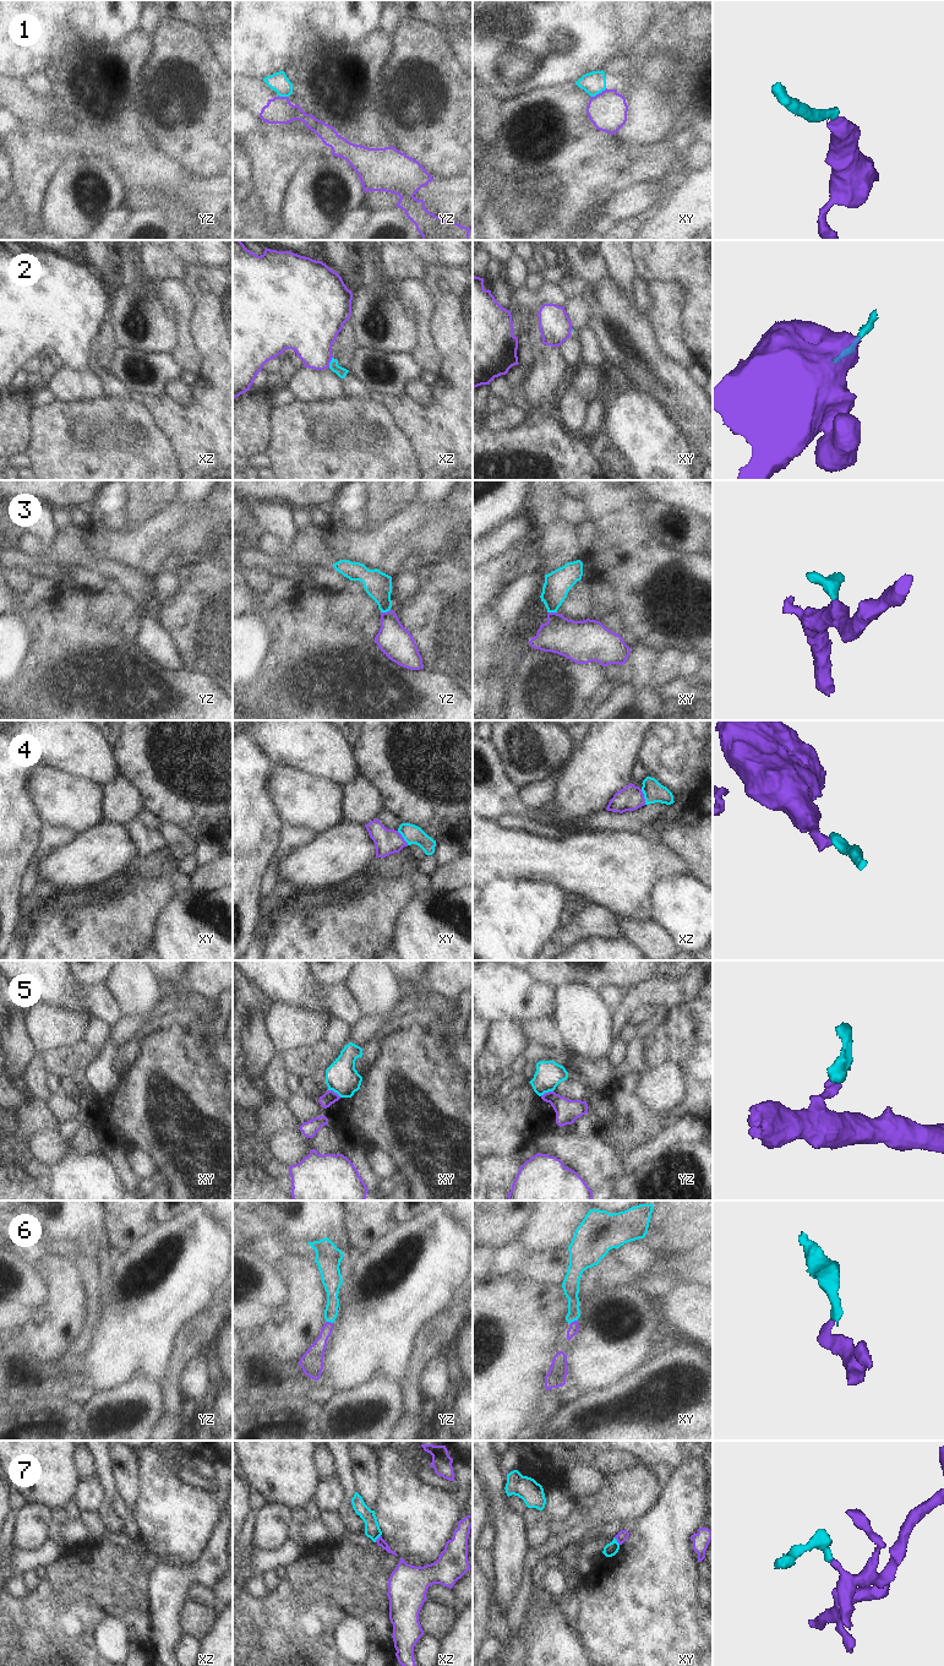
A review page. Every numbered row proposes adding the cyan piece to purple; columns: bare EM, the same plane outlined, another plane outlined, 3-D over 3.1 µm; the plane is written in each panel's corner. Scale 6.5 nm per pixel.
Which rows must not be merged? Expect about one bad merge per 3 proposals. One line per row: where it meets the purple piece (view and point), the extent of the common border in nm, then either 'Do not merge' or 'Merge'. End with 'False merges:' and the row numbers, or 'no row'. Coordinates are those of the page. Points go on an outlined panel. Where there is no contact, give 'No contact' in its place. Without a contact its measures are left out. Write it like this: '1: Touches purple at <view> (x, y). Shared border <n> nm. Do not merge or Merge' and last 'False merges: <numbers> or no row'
1: Touches purple at xy (599, 93). Shared border 130 nm. Do not merge
2: Touches purple at xz (329, 361). Shared border 80 nm. Do not merge
3: Touches purple at yz (385, 613). Shared border 70 nm. Do not merge
4: Touches purple at xz (643, 796). Shared border 110 nm. Do not merge
5: Touches purple at xy (333, 1092). Shared border 100 nm. Do not merge
6: Touches purple at xy (574, 1321). Shared border 70 nm. Merge
7: Touches purple at xy (617, 1541). Shared border 60 nm. Do not merge
False merges: 1, 2, 3, 4, 5, 7

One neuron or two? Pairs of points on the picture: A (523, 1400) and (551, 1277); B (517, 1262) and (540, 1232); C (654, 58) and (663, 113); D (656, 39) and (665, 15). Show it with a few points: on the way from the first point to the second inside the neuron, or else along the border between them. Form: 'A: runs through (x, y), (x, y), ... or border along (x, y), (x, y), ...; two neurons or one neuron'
A: border along (523, 1274), (536, 1281), (561, 1285); two neurons
B: border along (518, 1240), (530, 1253), (545, 1248), (555, 1248); two neurons
C: runs through (654, 71), (654, 99); one neuron
D: runs through (663, 33), (665, 31), (665, 21); one neuron

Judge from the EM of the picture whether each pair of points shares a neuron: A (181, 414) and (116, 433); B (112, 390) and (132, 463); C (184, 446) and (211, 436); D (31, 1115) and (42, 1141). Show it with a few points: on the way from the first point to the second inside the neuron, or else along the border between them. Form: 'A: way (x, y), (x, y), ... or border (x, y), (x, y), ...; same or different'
A: border (156, 423), (174, 446); different
B: border (107, 393), (114, 397), (130, 397), (134, 395); different
C: way (186, 437), (202, 437); same
D: border (58, 1128), (28, 1138), (33, 1157); different

